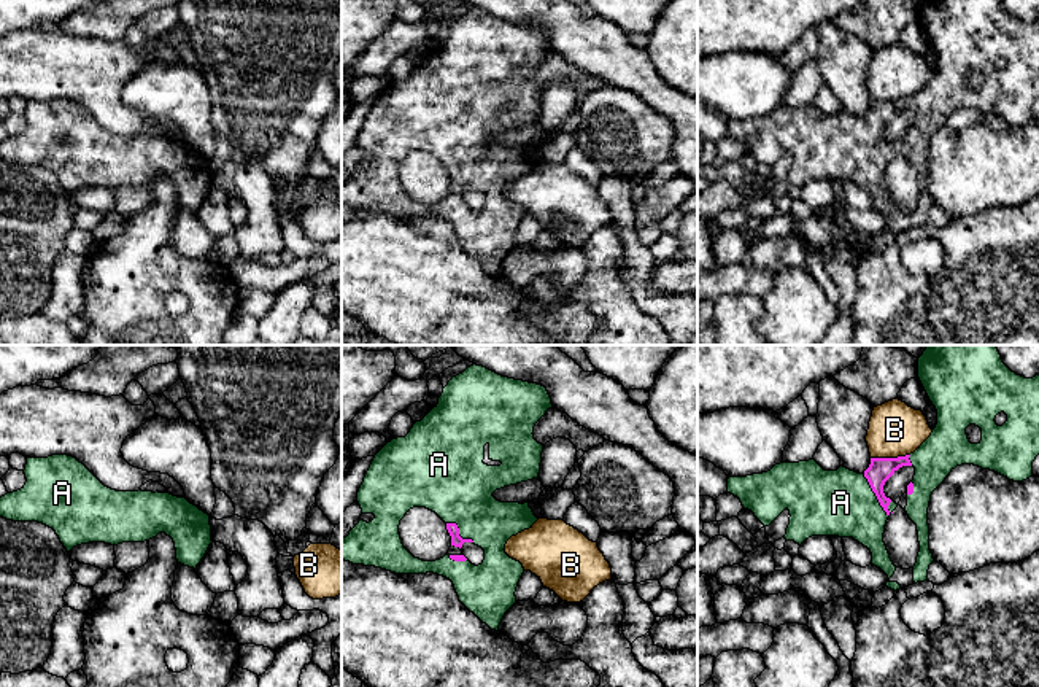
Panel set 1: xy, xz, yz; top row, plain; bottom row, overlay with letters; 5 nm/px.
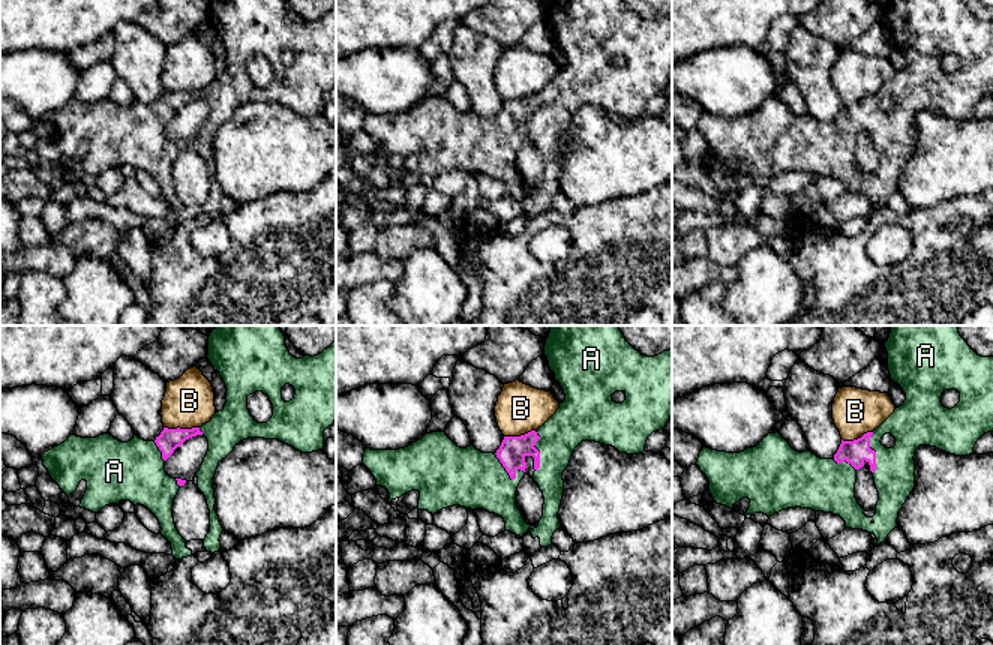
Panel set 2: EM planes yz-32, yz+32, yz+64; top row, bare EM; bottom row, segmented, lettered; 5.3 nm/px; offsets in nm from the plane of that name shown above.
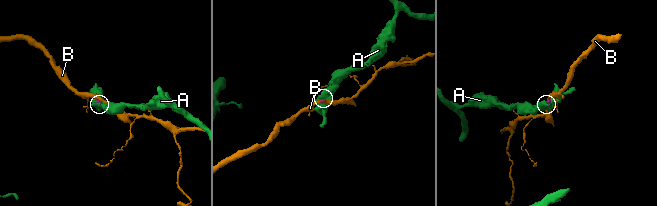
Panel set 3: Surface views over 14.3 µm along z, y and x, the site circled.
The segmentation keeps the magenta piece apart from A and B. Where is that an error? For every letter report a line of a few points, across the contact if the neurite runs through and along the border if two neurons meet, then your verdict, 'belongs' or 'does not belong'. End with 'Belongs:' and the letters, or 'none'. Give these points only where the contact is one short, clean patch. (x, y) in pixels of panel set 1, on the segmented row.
A: belongs
B: line yz (909, 454), (871, 458); does not belong
Belongs: A

